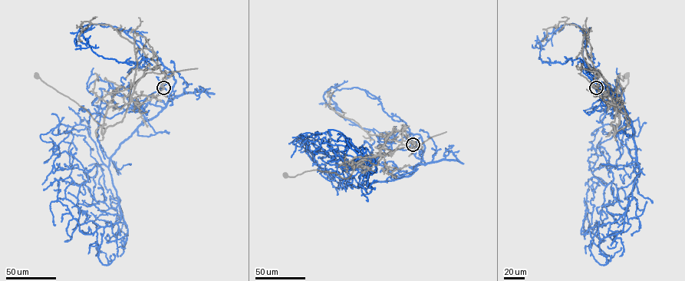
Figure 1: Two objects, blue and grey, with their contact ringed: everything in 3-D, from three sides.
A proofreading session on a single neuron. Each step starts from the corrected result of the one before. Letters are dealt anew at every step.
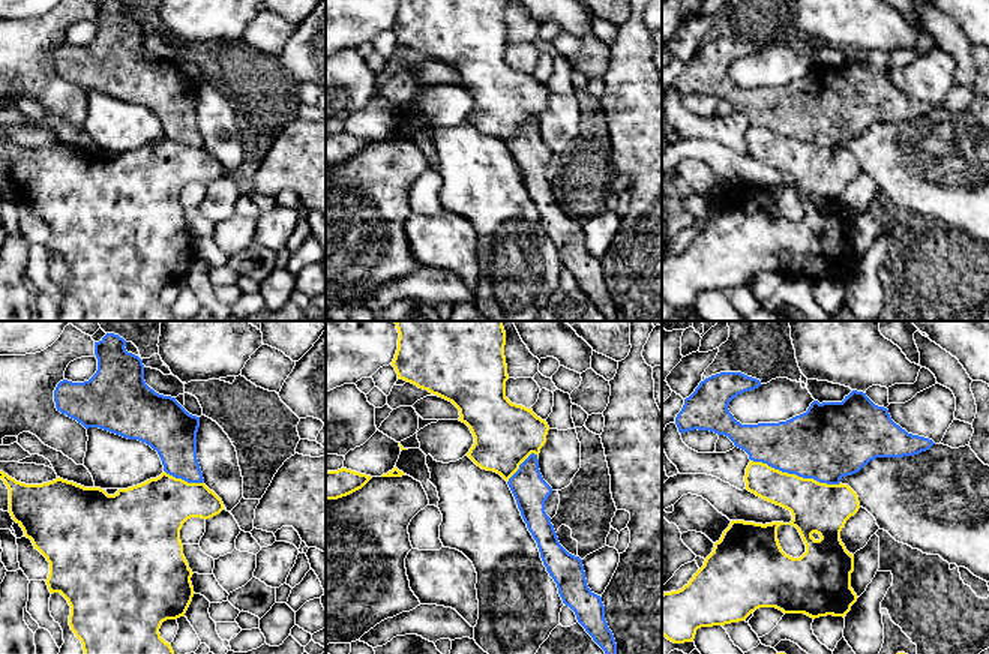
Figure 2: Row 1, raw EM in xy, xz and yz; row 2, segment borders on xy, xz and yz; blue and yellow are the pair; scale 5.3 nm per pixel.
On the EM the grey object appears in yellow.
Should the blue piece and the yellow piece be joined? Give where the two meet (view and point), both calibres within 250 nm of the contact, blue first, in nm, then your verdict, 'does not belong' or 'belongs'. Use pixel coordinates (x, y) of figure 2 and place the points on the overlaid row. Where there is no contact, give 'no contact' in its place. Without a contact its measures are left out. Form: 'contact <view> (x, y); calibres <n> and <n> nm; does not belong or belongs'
contact yz (796, 474); calibres 400 and 280 nm; does not belong

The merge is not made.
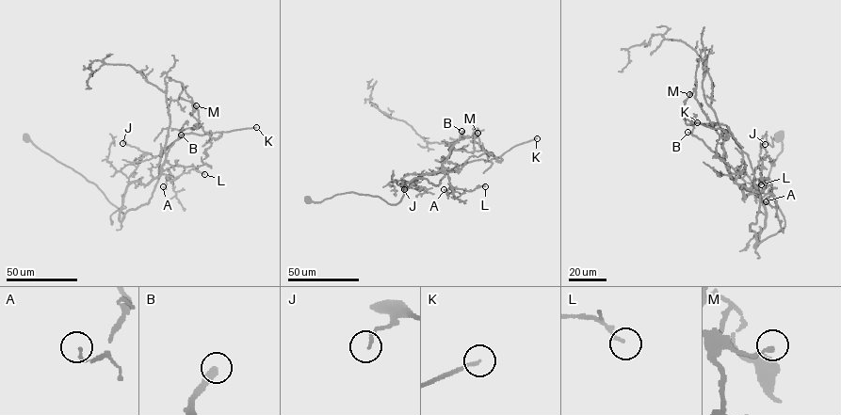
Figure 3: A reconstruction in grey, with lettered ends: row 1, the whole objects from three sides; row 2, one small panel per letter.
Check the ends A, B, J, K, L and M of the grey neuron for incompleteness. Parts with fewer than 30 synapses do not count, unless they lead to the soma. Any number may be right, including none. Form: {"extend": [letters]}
{"extend": ["B", "K"]}

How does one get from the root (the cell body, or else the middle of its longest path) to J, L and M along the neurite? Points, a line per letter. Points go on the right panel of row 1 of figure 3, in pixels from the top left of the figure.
J: (778, 136), (782, 151), (768, 178), (784, 226), (754, 247), (765, 226), (759, 184), (765, 144)
L: (778, 136), (768, 178), (784, 226), (754, 247), (766, 208), (738, 185), (761, 184)
M: (778, 136), (768, 178), (784, 226), (757, 244), (748, 155), (689, 94)

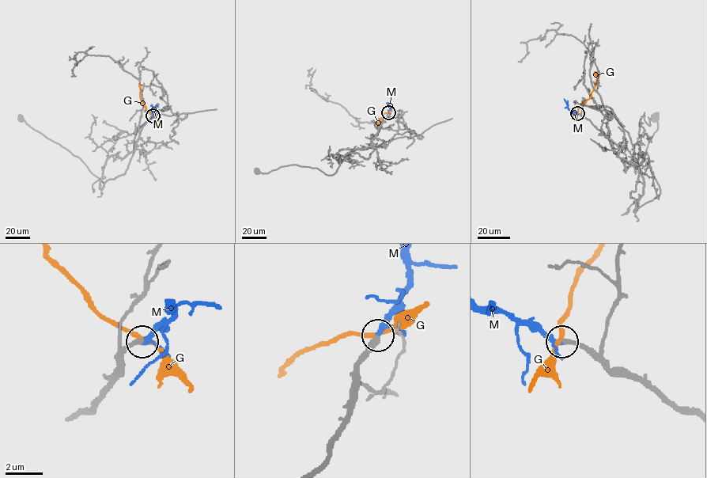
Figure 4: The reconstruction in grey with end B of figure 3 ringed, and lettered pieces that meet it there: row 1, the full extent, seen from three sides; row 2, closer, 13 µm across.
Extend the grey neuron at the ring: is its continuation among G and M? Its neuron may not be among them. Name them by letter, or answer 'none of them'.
M

